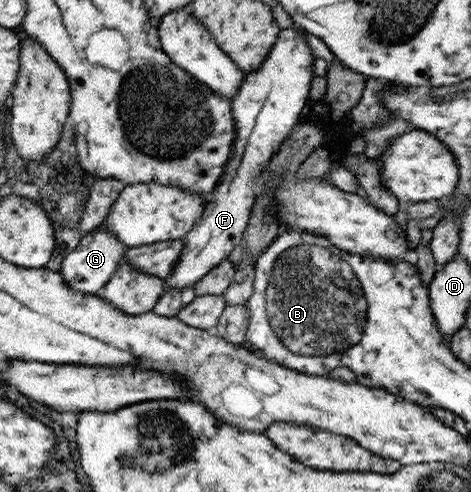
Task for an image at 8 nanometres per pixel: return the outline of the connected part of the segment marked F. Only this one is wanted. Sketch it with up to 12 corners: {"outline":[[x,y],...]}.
{"outline":[[283,29],[230,100],[235,155],[184,238],[166,290],[194,286],[243,239],[257,176],[313,81]]}

